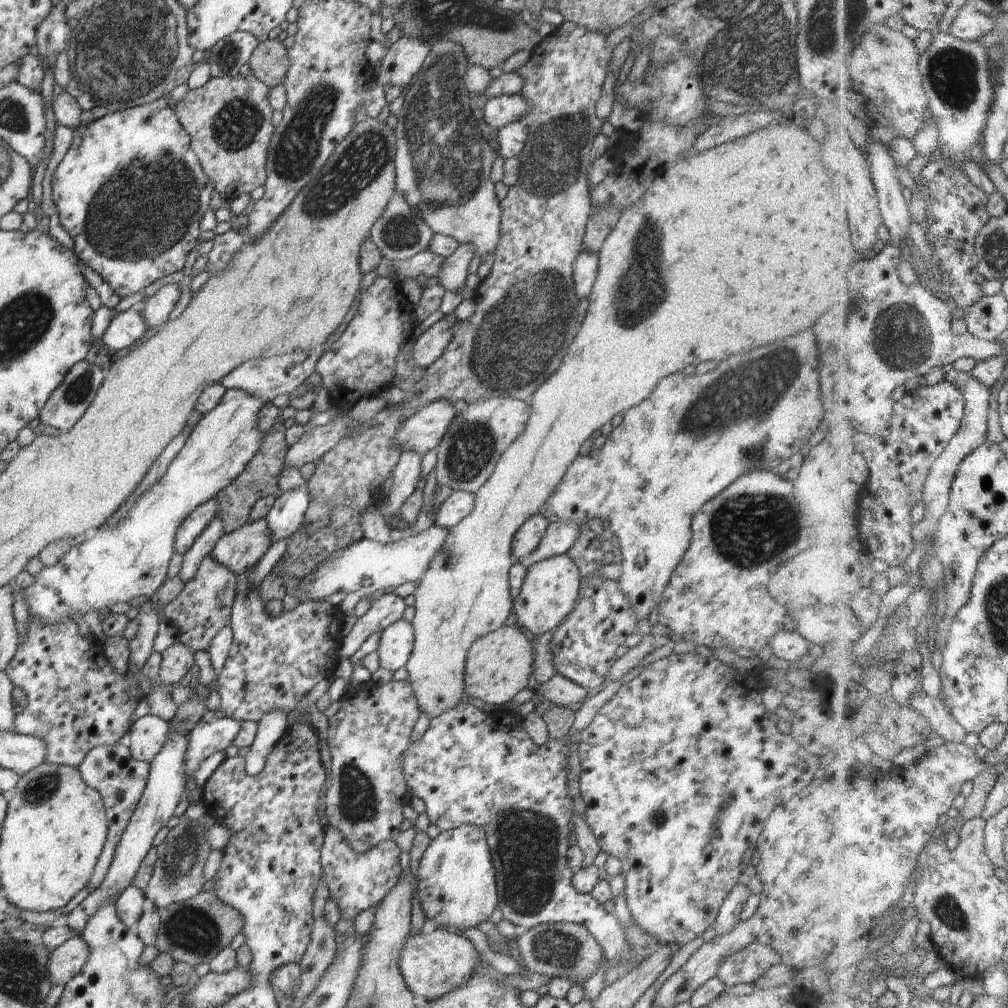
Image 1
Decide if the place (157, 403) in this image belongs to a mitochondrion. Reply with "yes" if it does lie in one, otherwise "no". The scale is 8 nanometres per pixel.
no

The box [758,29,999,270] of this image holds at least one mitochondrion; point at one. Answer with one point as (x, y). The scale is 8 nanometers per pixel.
(952, 71)

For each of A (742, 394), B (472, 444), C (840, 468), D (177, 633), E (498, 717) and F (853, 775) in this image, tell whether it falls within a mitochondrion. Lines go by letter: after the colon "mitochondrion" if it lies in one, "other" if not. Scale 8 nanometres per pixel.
A: mitochondrion
B: mitochondrion
C: other
D: other
E: other
F: other

